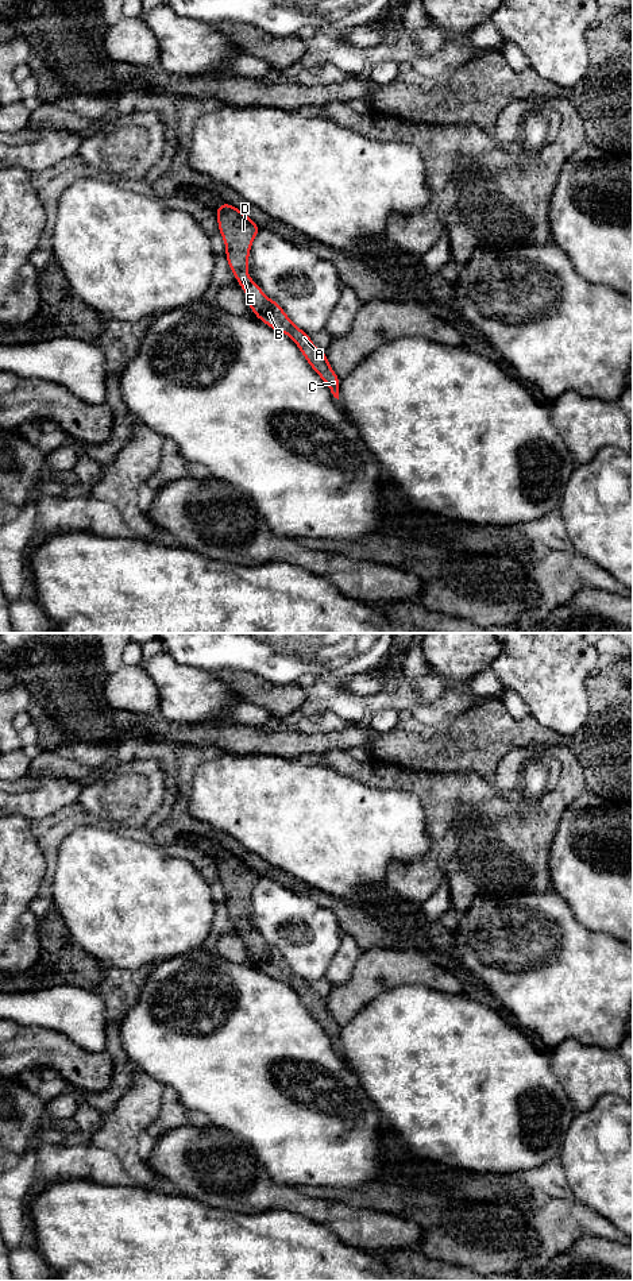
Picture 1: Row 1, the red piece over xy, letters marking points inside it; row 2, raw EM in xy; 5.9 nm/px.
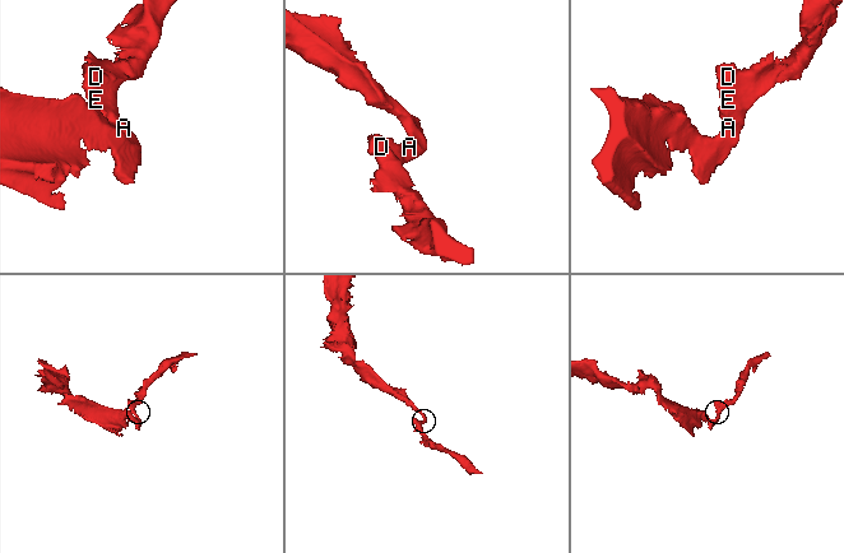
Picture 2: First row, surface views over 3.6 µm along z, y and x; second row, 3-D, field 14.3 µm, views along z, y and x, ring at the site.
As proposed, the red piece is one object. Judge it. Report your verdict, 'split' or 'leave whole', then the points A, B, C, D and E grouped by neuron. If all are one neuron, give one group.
leave whole; groups A B C D E

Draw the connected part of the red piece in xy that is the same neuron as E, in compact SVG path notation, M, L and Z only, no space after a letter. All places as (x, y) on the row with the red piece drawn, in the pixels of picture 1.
M228 202L216 208L219 234L225 243L225 258L238 285L246 292L247 304L260 321L271 329L286 333L304 354L309 366L339 400L340 378L331 367L325 351L319 350L309 335L293 324L282 306L269 298L259 285L248 277L248 256L255 236L262 229L242 209Z

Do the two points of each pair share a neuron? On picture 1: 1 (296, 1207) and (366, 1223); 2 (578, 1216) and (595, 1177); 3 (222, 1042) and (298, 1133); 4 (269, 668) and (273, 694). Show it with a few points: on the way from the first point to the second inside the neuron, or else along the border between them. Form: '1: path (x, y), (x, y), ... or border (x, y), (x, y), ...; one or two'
1: path (313, 1208), (340, 1208), (348, 1215); one
2: border (575, 1197), (610, 1222); two
3: path (244, 1065), (289, 1110); one
4: border (242, 671), (271, 683), (296, 683); two

